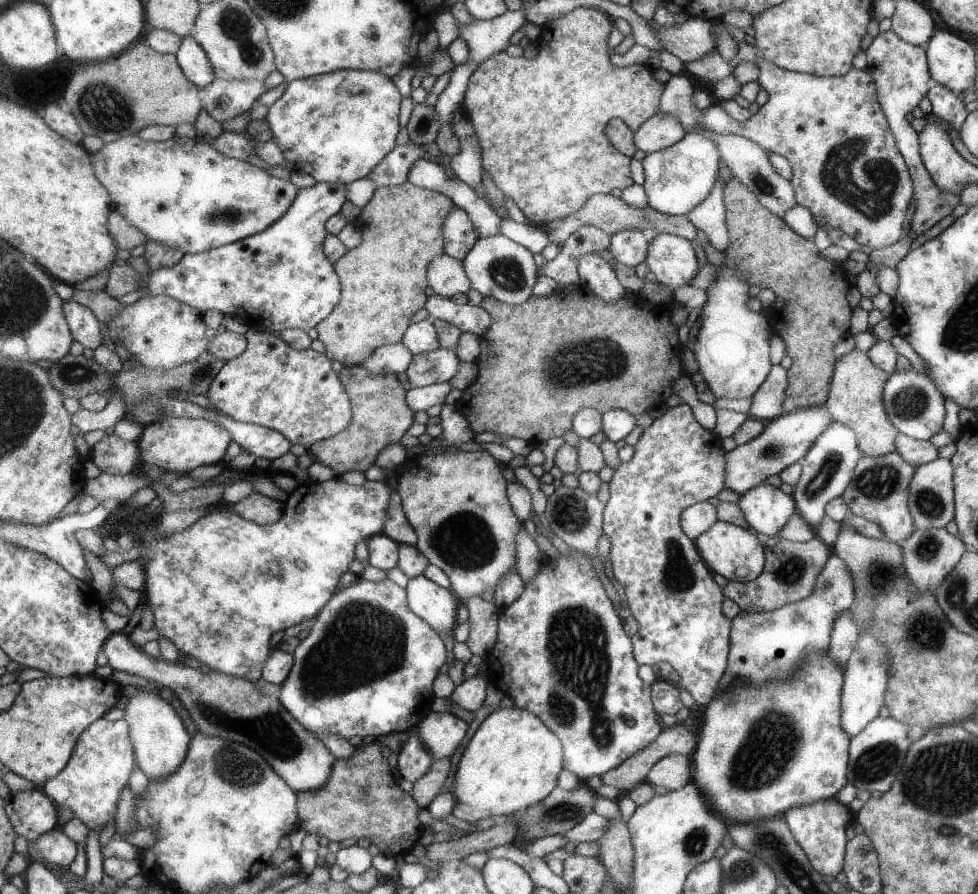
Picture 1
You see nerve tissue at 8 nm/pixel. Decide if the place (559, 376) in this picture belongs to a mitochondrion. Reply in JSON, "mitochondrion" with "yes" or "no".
{"mitochondrion":"yes"}

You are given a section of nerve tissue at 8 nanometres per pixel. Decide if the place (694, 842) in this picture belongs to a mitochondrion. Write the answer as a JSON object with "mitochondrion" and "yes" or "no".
{"mitochondrion":"yes"}

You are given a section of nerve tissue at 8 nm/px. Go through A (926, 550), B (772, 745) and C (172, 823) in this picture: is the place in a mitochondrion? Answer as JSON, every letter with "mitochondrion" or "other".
{"A":"mitochondrion","B":"mitochondrion","C":"other"}

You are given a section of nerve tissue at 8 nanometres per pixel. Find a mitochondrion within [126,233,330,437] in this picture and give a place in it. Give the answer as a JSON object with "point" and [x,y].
{"point":[200,375]}

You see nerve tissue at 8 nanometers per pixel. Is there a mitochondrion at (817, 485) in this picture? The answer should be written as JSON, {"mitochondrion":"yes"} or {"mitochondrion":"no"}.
{"mitochondrion":"yes"}

